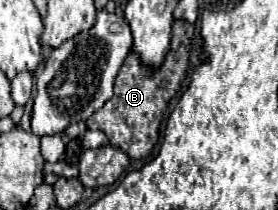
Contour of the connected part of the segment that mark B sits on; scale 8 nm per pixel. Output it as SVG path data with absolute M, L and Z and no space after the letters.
M174 21L172 29L172 41L170 41L170 51L160 67L150 67L144 65L138 57L136 51L130 51L126 57L114 85L114 97L106 101L106 105L94 113L86 125L88 129L100 129L108 135L110 145L124 151L132 159L142 159L146 157L152 147L158 141L158 129L160 121L164 117L164 109L168 101L176 95L180 81L186 73L188 67L188 43L194 35L194 25L188 21Z

